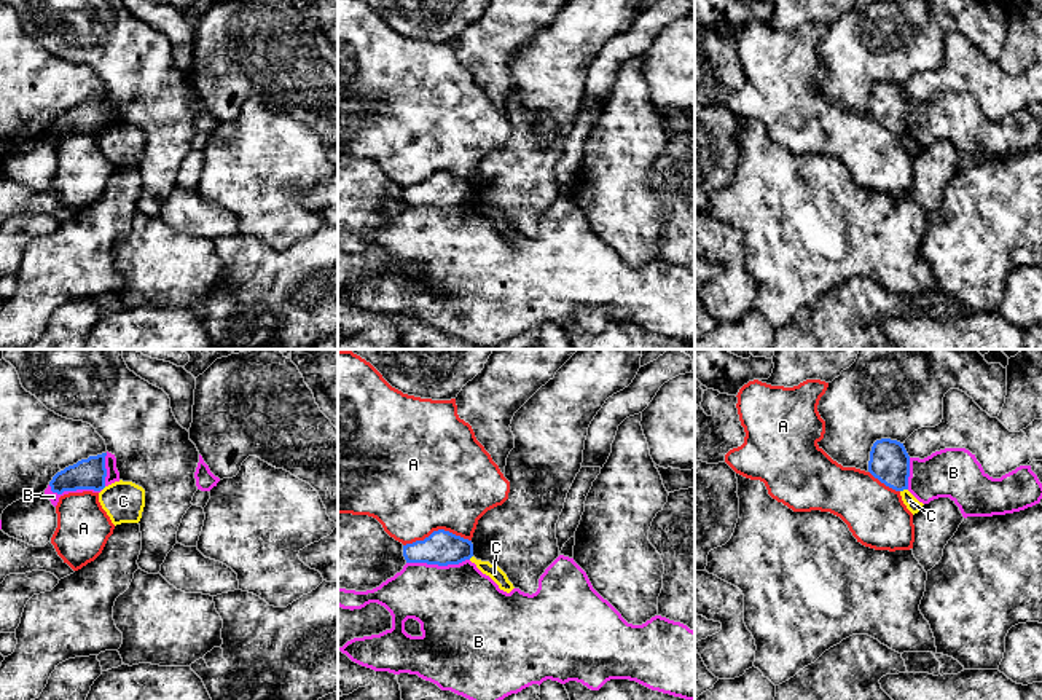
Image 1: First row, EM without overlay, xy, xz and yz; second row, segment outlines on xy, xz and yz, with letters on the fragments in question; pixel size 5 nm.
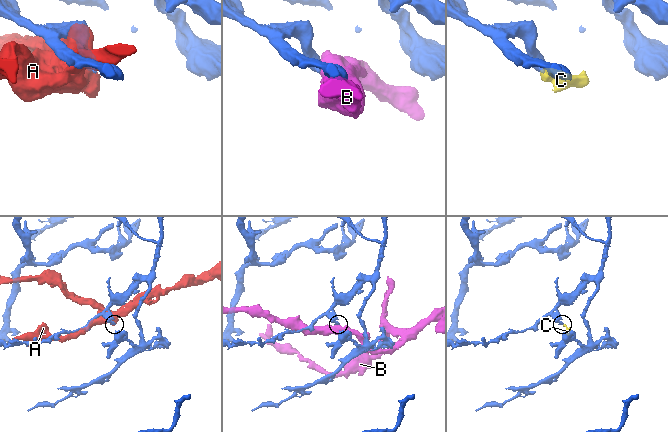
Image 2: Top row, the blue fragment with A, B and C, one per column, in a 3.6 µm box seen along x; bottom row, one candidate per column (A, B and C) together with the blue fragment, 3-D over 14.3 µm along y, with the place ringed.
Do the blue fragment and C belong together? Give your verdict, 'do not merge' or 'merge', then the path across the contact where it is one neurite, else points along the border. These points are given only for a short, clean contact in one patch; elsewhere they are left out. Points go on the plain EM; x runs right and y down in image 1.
do not merge; border yz (907, 131), (900, 134)

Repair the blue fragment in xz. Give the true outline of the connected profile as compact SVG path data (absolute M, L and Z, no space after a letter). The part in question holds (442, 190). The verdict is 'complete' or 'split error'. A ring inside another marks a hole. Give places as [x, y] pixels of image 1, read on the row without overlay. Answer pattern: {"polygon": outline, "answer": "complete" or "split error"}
{"polygon": "M433 174L424 183L403 188L406 206L459 207L473 199L473 187L449 174Z", "answer": "complete"}

